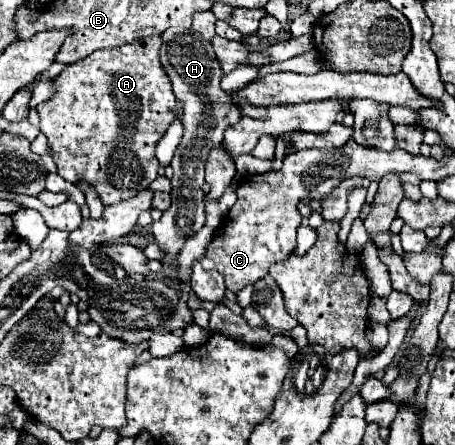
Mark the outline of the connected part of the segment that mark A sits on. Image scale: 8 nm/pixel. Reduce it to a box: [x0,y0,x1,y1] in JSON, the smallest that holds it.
[37,35,177,205]

